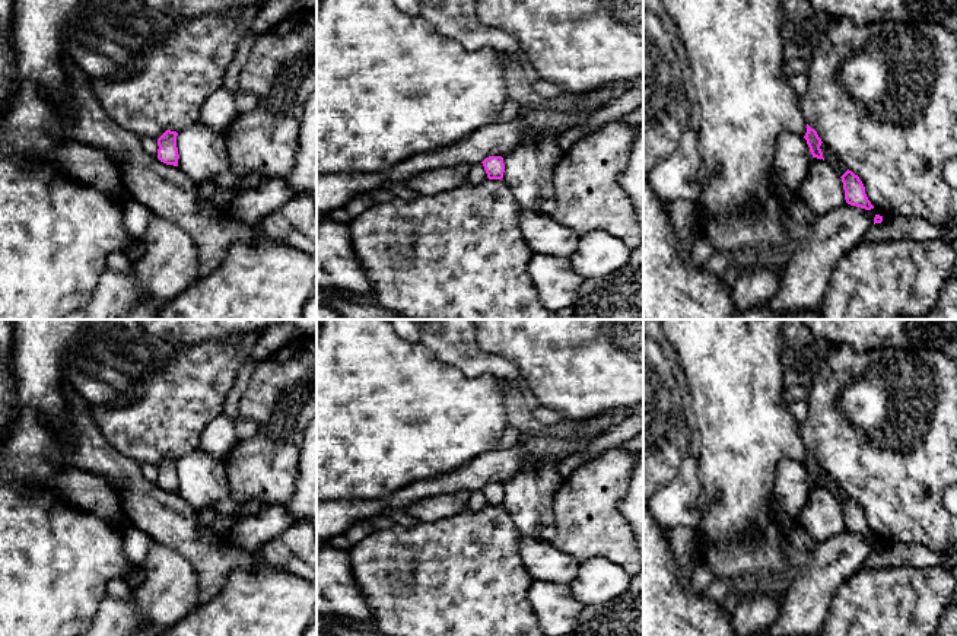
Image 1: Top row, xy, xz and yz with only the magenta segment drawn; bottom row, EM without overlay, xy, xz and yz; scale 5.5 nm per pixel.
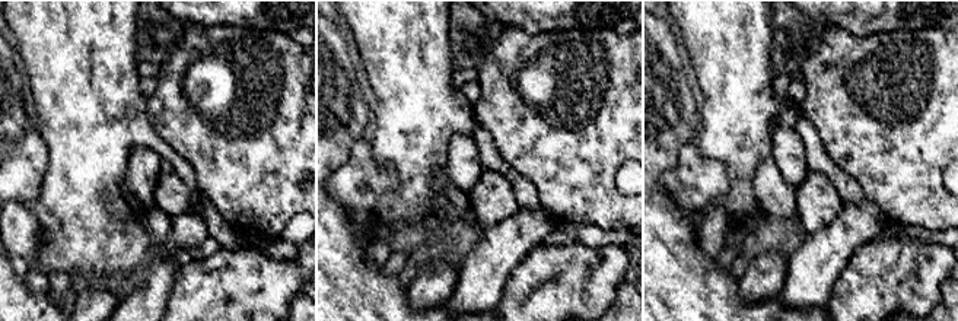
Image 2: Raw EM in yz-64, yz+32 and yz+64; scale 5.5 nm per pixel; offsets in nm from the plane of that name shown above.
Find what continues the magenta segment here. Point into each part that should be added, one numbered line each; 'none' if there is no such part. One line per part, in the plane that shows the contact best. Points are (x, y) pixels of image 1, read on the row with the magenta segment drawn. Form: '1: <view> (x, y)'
none

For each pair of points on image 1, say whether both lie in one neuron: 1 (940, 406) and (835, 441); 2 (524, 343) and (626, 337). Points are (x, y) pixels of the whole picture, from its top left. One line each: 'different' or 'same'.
1: same
2: same

